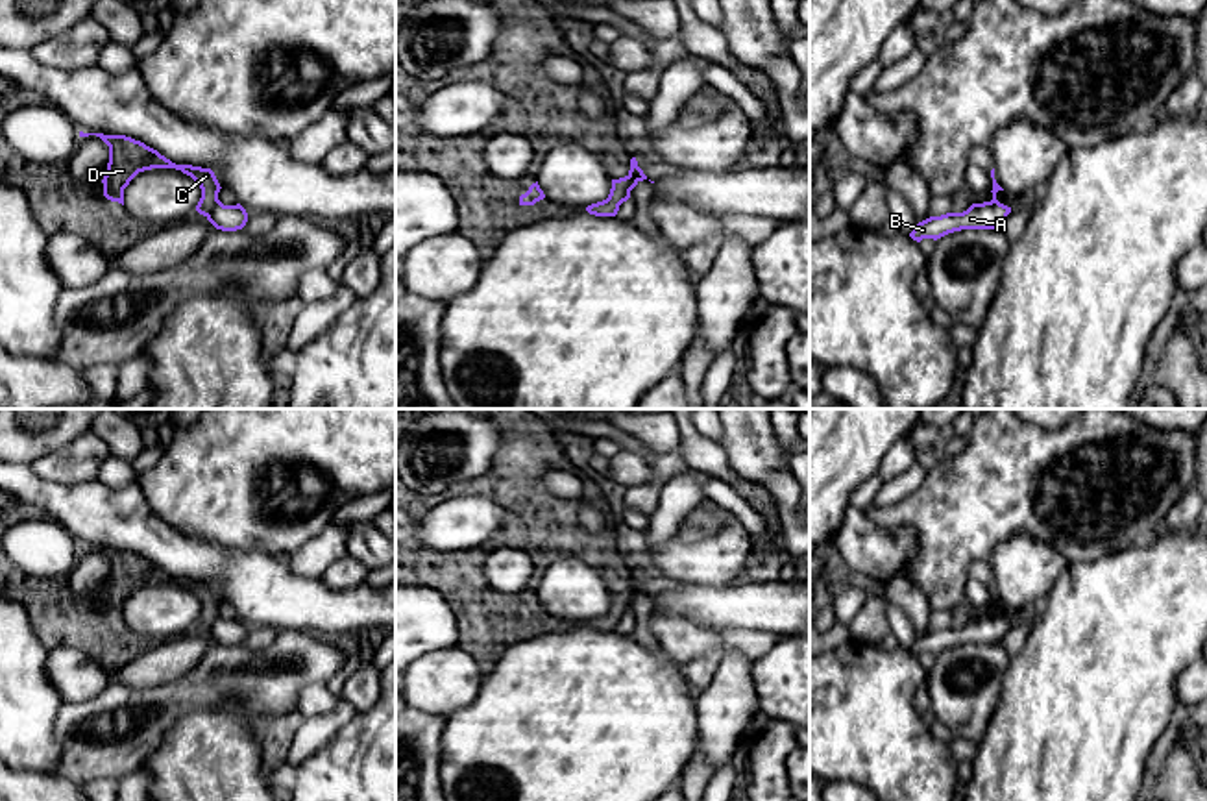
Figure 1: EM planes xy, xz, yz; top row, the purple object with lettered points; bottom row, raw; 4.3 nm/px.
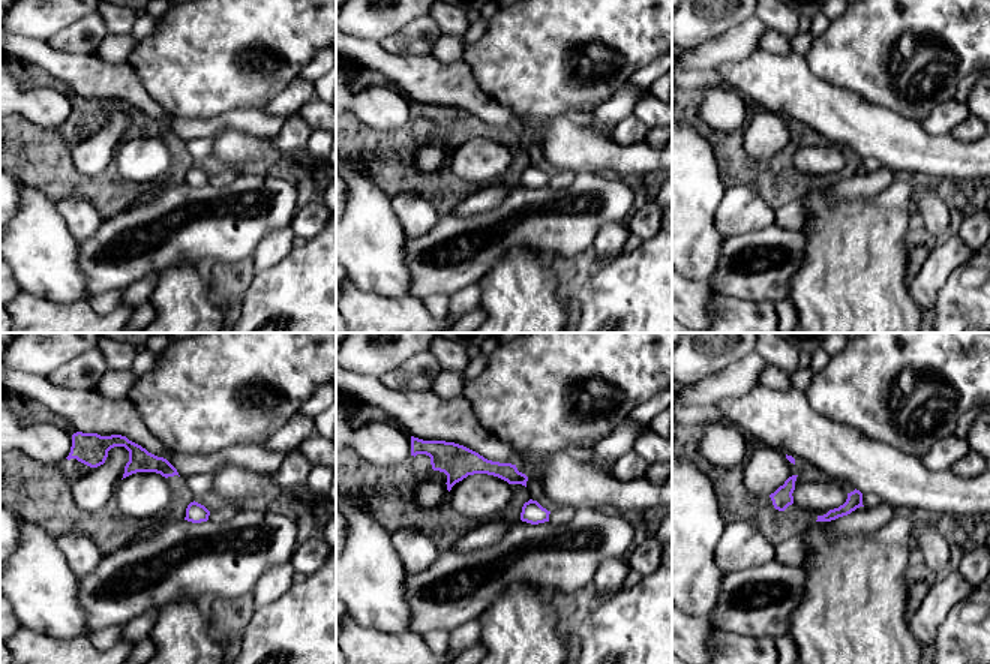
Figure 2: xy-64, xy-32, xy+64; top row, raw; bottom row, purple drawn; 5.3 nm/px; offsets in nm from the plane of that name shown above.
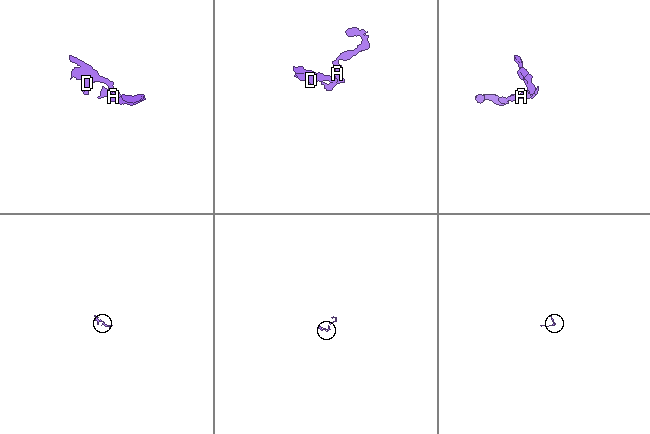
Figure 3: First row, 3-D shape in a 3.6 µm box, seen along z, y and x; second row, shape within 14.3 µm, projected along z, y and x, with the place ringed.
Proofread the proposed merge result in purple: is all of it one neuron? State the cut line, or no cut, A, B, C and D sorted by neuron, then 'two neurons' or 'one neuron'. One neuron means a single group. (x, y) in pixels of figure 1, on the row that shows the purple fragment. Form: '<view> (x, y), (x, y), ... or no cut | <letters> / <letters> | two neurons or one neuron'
xy (219, 200), (207, 217) | A B / C D | two neurons

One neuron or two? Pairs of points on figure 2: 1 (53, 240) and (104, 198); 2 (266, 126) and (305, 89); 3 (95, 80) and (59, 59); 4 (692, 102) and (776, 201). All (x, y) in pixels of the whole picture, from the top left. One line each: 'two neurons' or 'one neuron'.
1: two neurons
2: two neurons
3: one neuron
4: one neuron

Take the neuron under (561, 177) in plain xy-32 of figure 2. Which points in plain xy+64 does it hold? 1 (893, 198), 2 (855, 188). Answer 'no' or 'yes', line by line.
1: yes
2: no

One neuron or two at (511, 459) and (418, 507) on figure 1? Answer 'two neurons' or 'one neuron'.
one neuron

